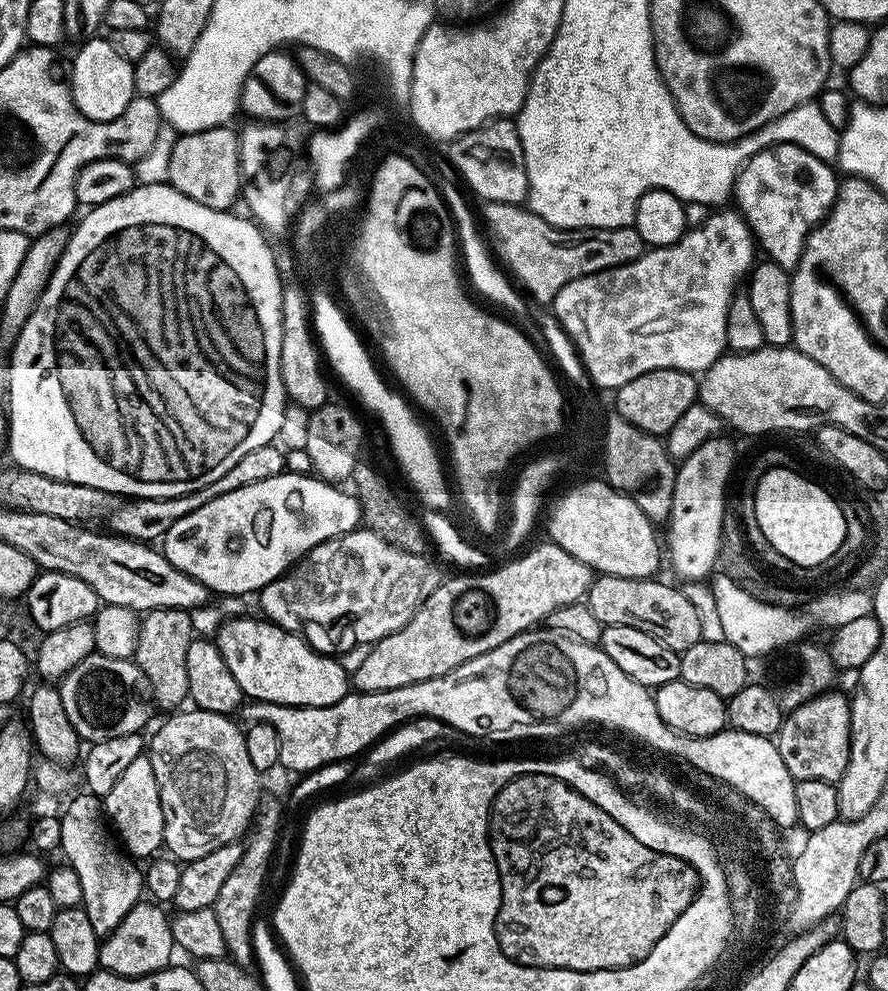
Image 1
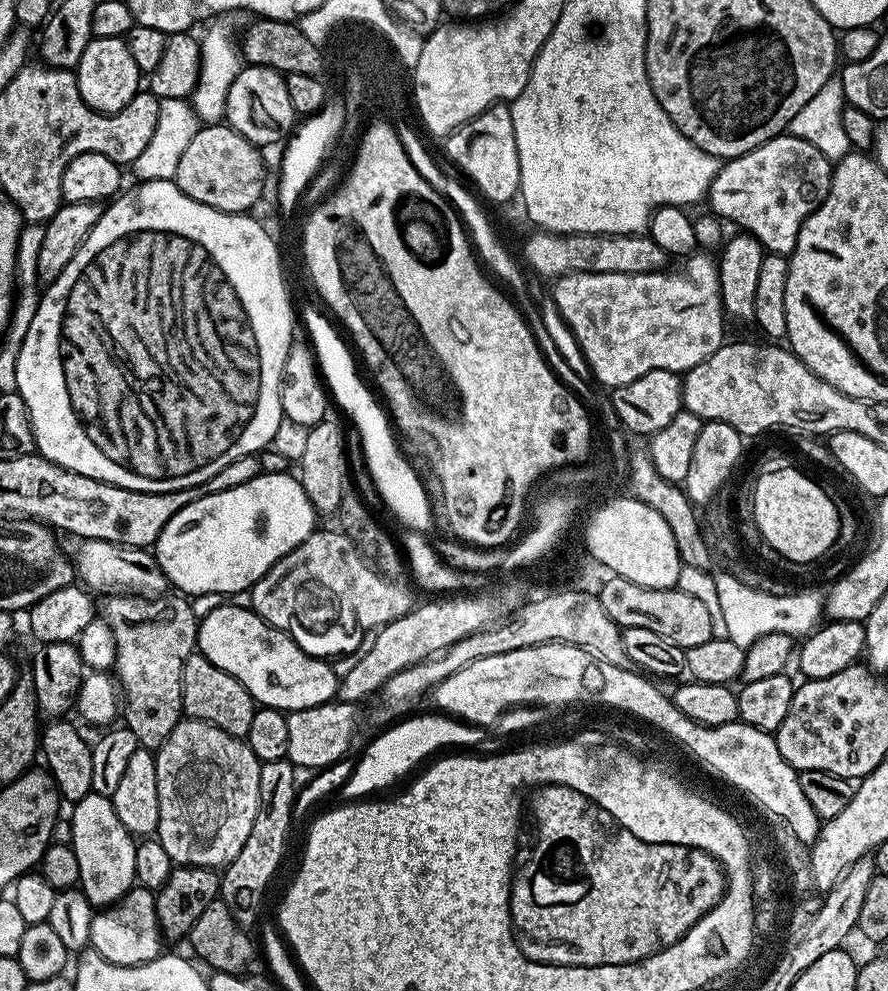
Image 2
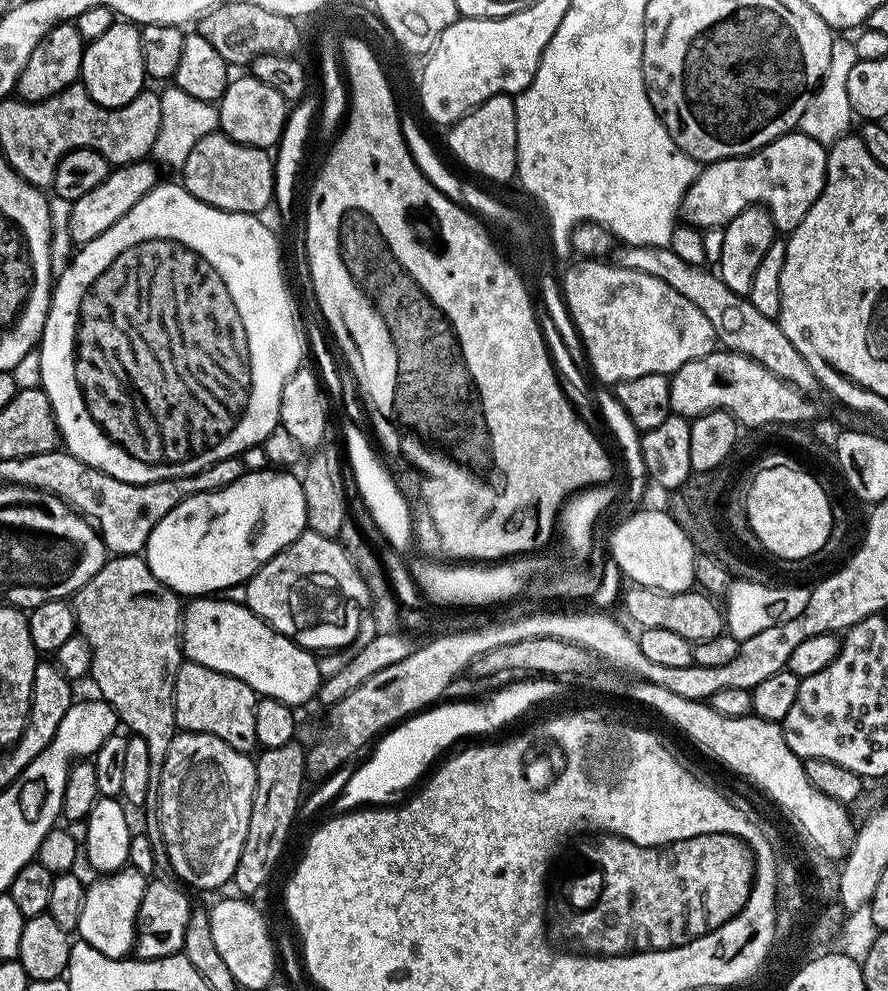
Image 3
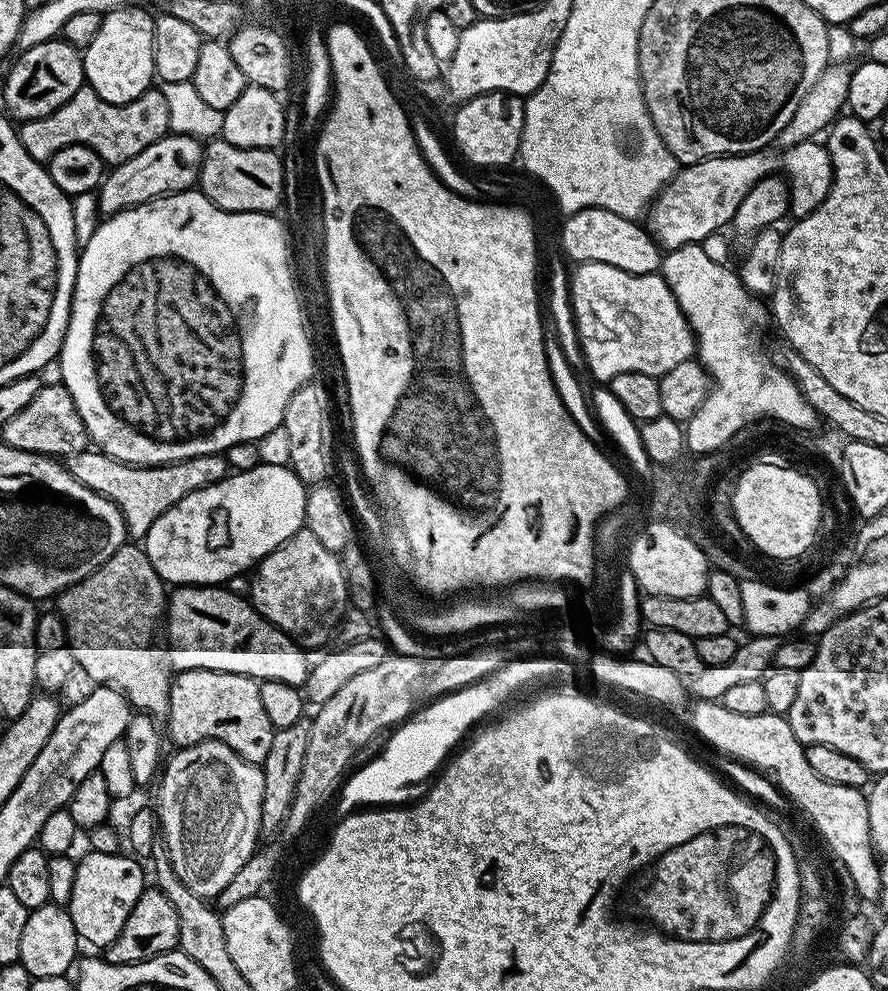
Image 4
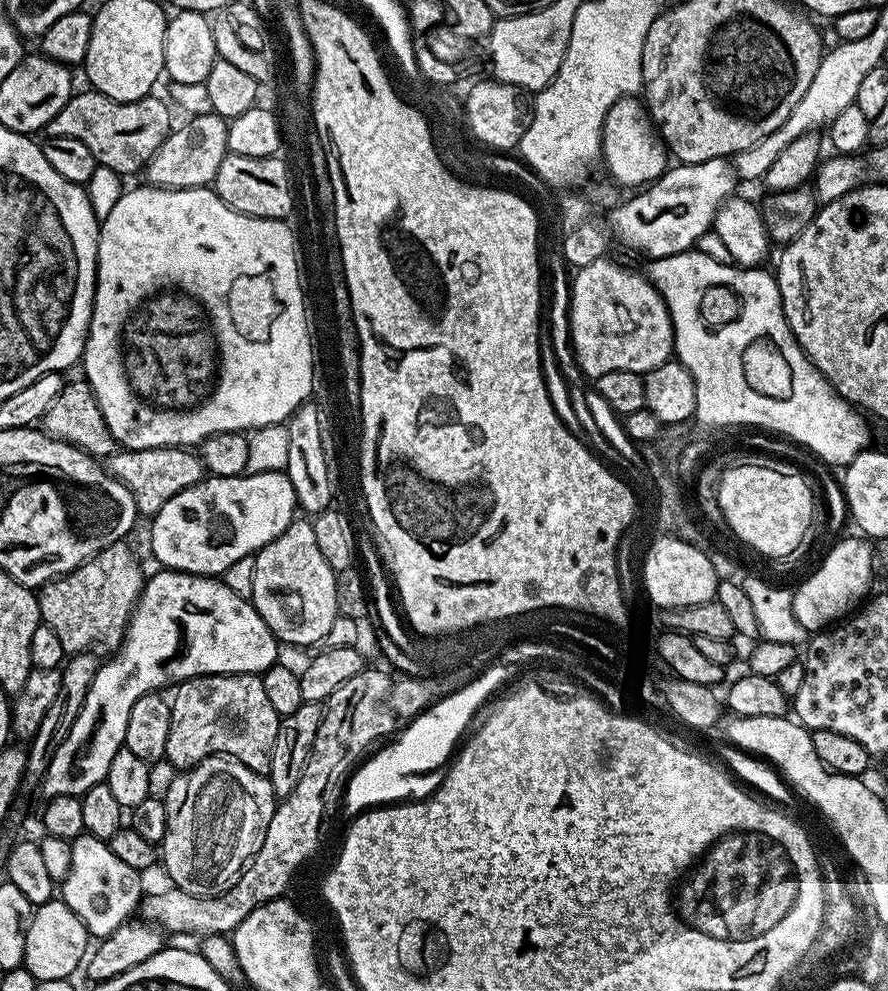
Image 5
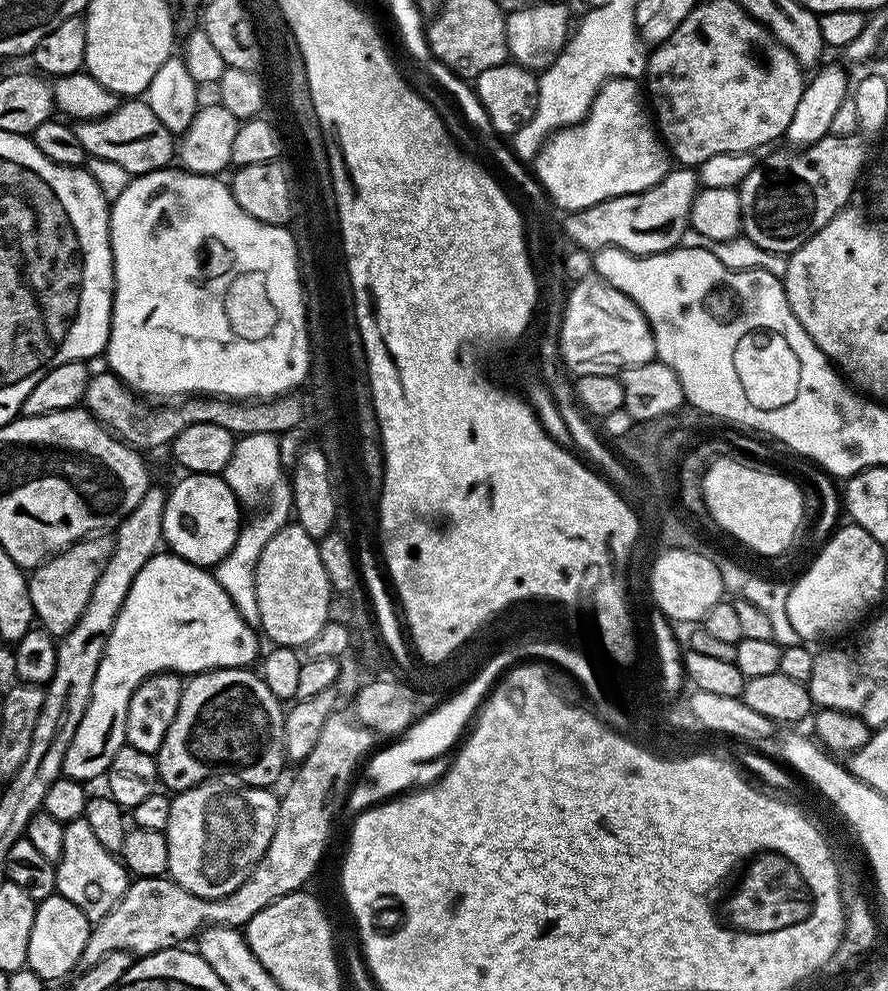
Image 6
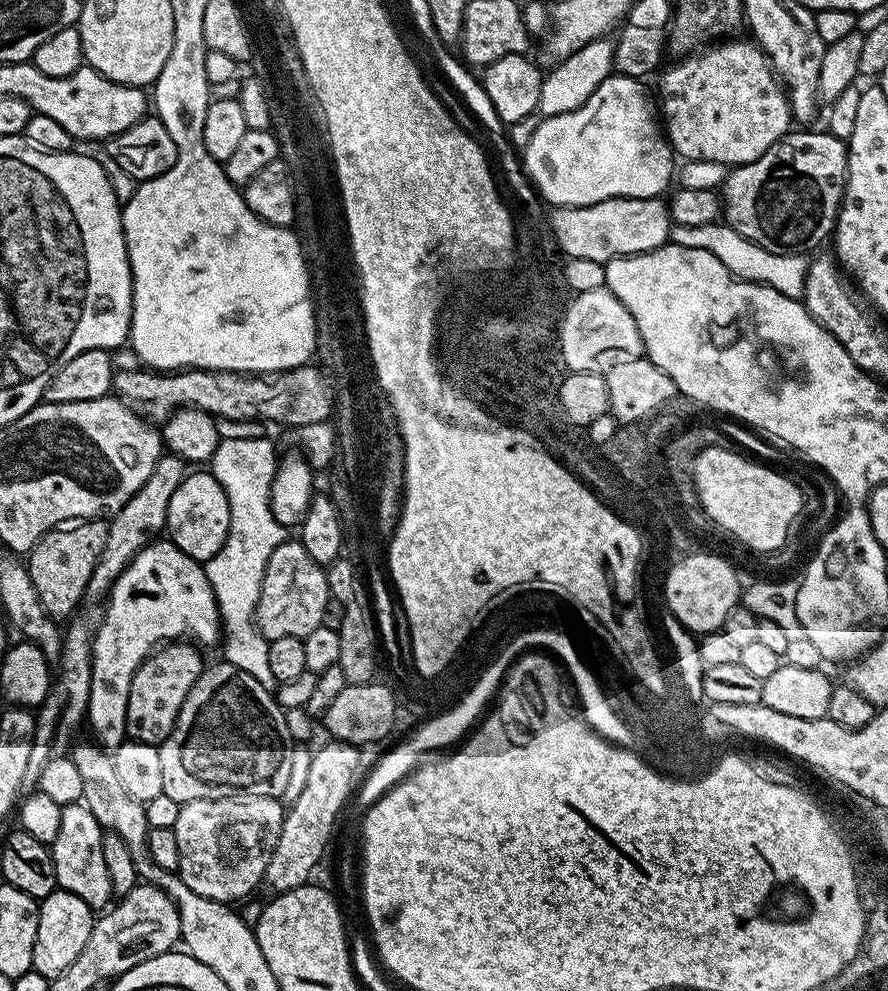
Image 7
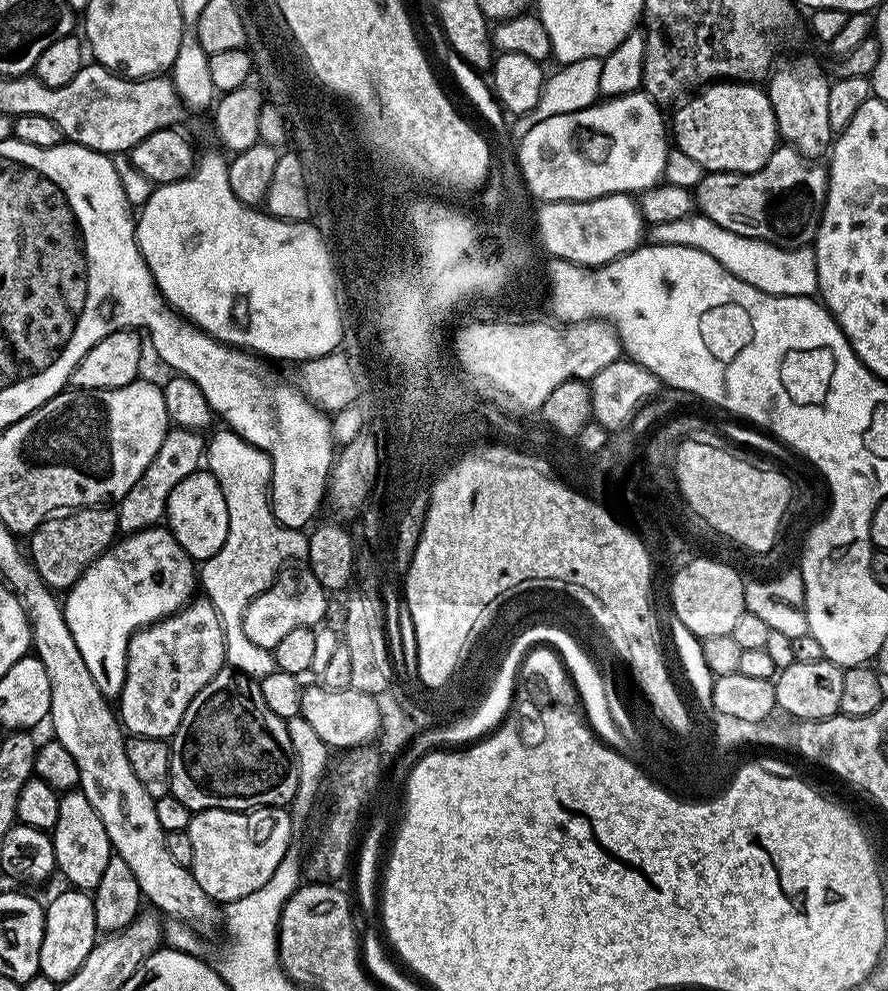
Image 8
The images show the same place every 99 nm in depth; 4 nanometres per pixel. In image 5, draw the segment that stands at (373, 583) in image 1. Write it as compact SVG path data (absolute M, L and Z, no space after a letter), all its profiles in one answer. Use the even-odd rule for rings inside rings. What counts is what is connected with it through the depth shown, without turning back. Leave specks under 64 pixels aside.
M304 518L293 519L290 526L286 526L286 530L282 530L282 534L278 534L278 538L274 538L268 543L265 548L260 549L254 556L254 578L252 579L252 595L250 597L252 604L258 610L260 617L266 622L266 626L276 635L277 641L288 644L299 644L305 646L312 642L318 642L322 639L327 631L333 626L338 613L336 610L336 573L333 572L332 567L326 562L326 558L322 558L322 550L318 550L318 542L314 539L314 530L312 529L311 519Z

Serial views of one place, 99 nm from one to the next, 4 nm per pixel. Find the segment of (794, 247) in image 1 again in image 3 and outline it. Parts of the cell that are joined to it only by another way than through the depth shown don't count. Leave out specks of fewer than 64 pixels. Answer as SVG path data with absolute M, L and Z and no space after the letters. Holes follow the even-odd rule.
M793 130L749 156L705 163L684 195L683 219L685 216L689 225L700 230L724 228L749 206L759 206L768 210L777 233L790 234L820 197L827 161L828 153L822 150L822 145L805 132Z

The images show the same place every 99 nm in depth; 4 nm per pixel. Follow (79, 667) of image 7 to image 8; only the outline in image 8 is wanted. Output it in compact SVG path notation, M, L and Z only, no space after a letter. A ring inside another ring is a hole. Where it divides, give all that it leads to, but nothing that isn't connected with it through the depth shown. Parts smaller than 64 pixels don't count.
M169 427L166 438L162 438L162 446L158 446L158 454L154 454L150 466L142 470L142 478L138 478L138 482L134 482L134 486L130 486L127 494L115 505L120 532L127 534L157 527L167 517L168 499L174 486L178 486L182 478L201 471L205 456L206 440L199 431Z

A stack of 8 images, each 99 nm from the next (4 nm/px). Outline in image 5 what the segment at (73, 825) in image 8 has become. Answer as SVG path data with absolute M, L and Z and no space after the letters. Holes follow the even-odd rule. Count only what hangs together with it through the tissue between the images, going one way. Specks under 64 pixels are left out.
M81 834L72 841L70 872L62 882L62 899L74 914L78 914L78 918L82 918L89 937L103 938L114 934L118 926L128 923L137 911L142 900L140 876L137 869L126 866L126 862L110 850L107 840Z

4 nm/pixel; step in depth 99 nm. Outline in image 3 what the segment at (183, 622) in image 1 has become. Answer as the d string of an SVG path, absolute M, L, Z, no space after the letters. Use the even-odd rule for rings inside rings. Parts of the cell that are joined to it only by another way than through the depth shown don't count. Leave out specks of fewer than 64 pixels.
M143 555L134 556L117 556L105 559L102 567L98 570L98 574L94 574L94 578L90 578L90 582L86 582L71 597L70 600L74 614L76 615L76 627L79 635L86 638L86 642L92 651L92 670L90 679L96 683L99 695L116 709L116 714L121 725L124 724L129 733L133 736L141 736L146 742L146 750L150 750L150 786L153 790L159 789L162 782L162 766L166 762L166 754L170 754L170 742L175 738L178 731L176 727L176 675L182 663L182 600L177 593L168 588L159 580L154 578L154 574L150 570L147 560Z

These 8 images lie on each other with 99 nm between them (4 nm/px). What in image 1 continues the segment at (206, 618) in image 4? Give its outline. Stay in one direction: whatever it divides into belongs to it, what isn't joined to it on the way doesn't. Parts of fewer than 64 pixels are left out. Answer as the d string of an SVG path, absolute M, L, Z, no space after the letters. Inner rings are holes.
M228 618L223 621L220 631L215 634L214 639L218 650L222 654L222 658L226 658L226 666L230 666L230 674L234 674L234 679L237 680L238 686L244 691L245 697L252 700L265 700L268 704L293 704L299 708L317 708L318 706L330 706L334 702L338 702L343 696L348 695L350 691L350 676L344 672L340 665L339 659L335 655L315 652L311 648L303 636L295 632L287 632L286 629L280 628L277 624L273 624L267 618L259 618L260 620L232 620L236 618Z

